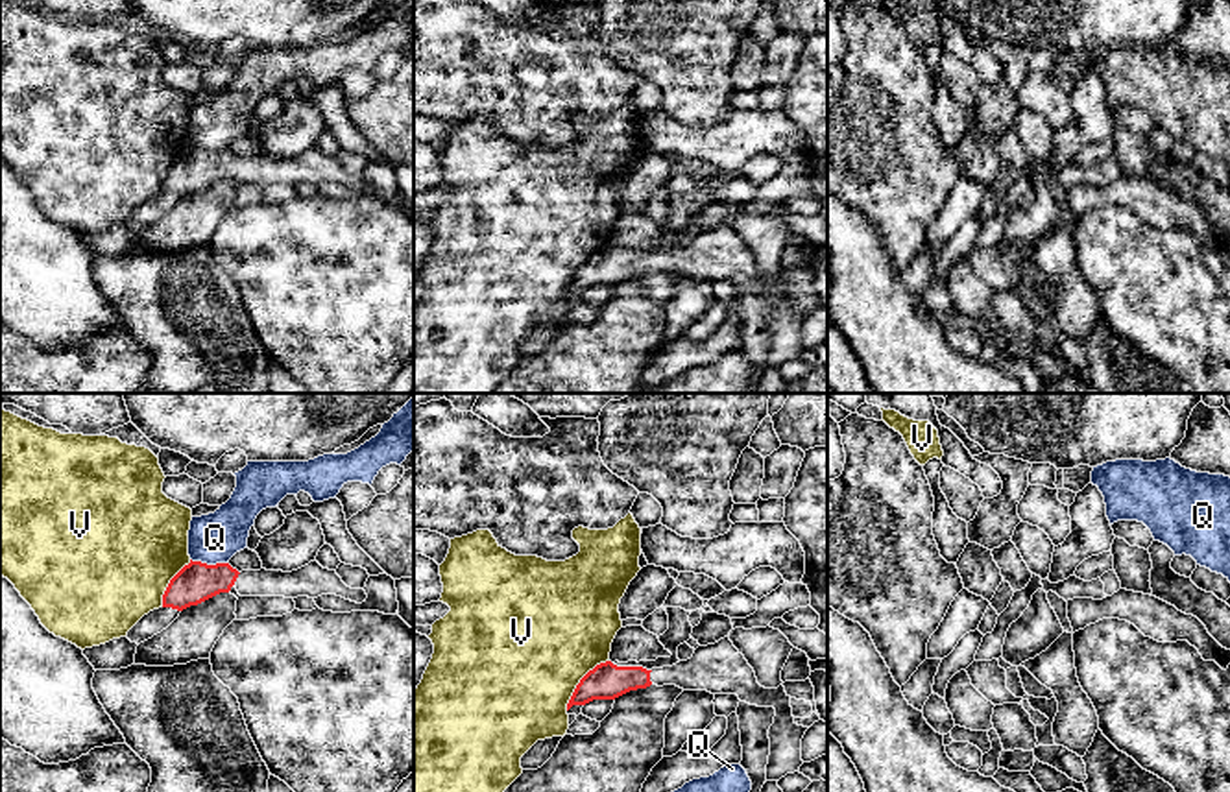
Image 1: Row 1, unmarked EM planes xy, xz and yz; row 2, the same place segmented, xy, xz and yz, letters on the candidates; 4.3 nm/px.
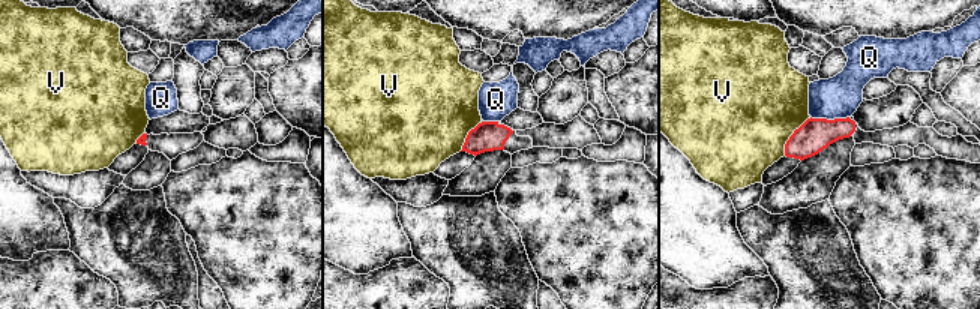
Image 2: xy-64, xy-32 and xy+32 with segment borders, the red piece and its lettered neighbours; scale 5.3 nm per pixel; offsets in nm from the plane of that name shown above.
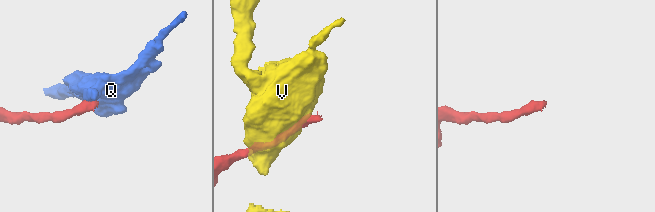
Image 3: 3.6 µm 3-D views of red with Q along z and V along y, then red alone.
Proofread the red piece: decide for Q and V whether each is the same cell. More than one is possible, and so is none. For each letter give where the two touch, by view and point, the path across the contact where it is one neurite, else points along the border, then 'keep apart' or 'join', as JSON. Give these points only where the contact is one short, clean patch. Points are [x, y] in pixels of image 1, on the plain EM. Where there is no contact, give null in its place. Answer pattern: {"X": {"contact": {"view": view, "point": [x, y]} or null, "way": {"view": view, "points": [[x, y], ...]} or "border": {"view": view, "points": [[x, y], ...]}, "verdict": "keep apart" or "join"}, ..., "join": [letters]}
{"Q": {"contact": {"view": "xy", "point": [209, 152]}, "border": {"view": "xy", "points": [[191, 144], [202, 150], [228, 150]]}, "verdict": "keep apart"}, "V": {"contact": {"view": "xz", "point": [580, 268]}, "verdict": "keep apart"}, "join": []}

